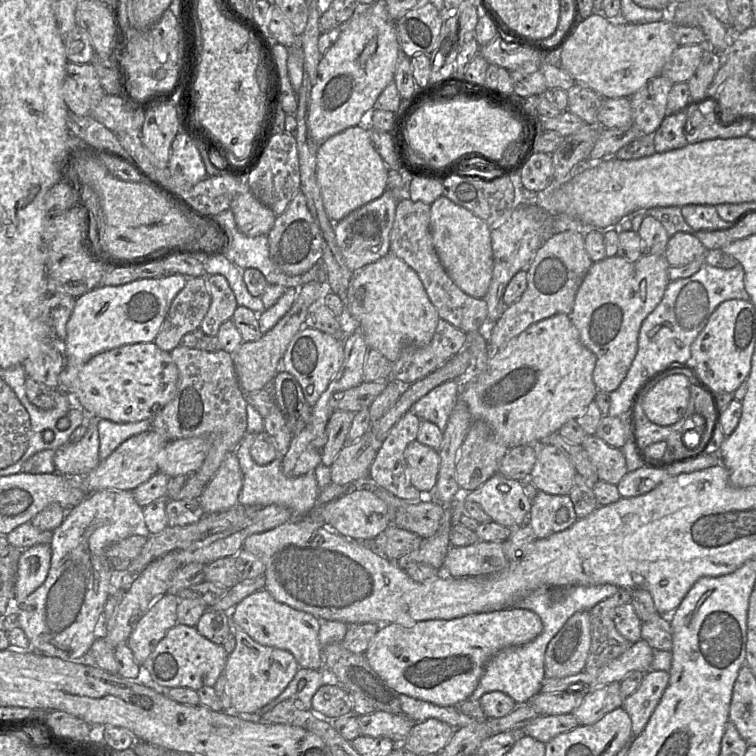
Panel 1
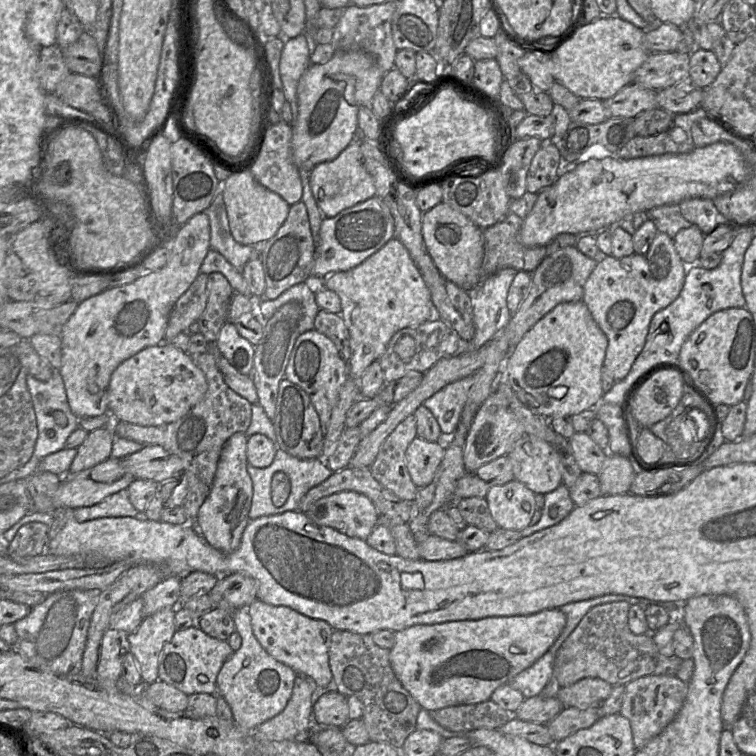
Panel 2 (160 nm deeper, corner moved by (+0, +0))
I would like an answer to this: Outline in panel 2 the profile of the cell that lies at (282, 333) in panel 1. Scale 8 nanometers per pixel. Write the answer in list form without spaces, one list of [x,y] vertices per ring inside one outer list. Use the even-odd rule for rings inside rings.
[[[394,237],[356,267],[327,278],[313,278],[313,284],[335,292],[341,300],[339,314],[348,329],[351,347],[348,376],[358,386],[365,370],[384,354],[396,332],[418,326],[435,315],[430,292],[419,269],[406,247]]]

